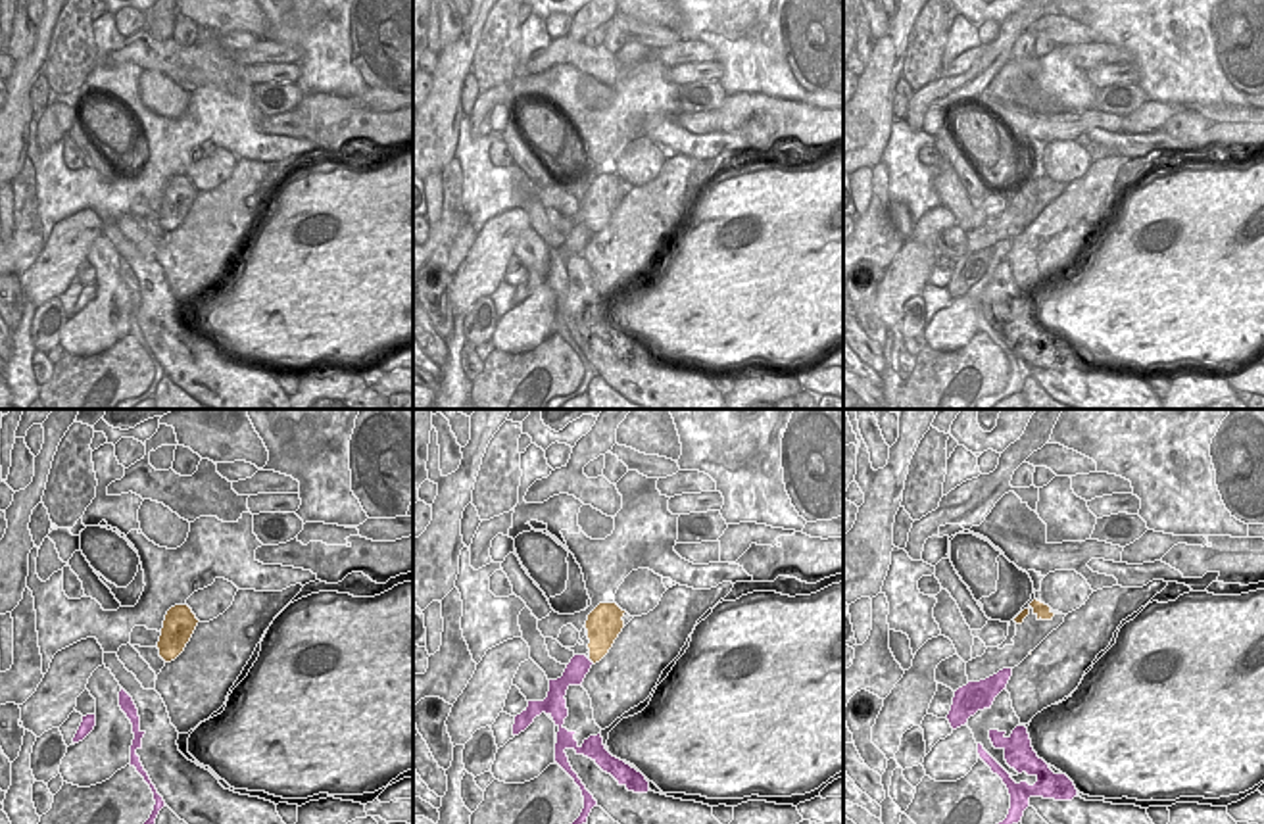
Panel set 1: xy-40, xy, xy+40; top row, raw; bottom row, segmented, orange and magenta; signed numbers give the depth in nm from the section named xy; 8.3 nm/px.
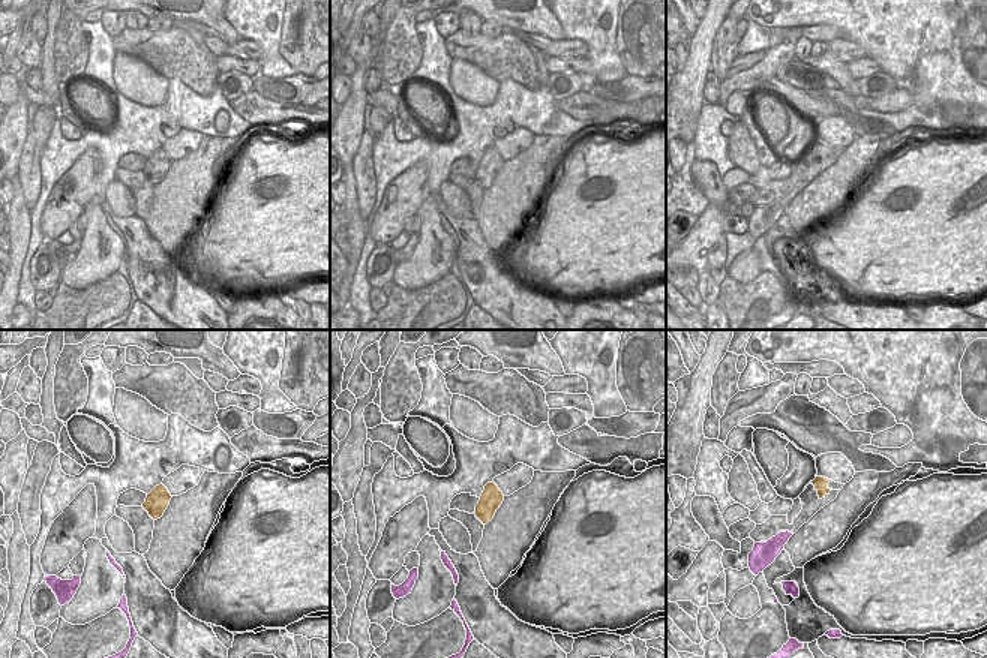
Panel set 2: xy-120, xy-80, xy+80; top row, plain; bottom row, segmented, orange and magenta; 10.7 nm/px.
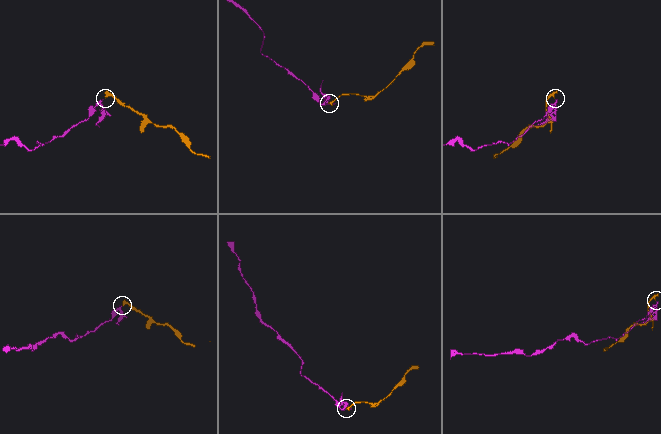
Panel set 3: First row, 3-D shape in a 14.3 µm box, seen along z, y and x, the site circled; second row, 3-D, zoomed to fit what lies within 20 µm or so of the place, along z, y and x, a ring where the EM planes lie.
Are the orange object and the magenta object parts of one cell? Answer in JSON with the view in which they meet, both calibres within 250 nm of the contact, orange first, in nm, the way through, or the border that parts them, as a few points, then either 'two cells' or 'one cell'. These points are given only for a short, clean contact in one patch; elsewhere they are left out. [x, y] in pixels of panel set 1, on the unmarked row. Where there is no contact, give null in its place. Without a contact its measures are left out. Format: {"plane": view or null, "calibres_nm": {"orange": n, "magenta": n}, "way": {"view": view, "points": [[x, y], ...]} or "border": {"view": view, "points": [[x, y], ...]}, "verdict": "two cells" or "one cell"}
{"plane": "xy", "calibres_nm": {"orange": 240, "magenta": 190}, "border": {"view": "xy", "points": [[588, 229], [594, 233]]}, "verdict": "two cells"}

